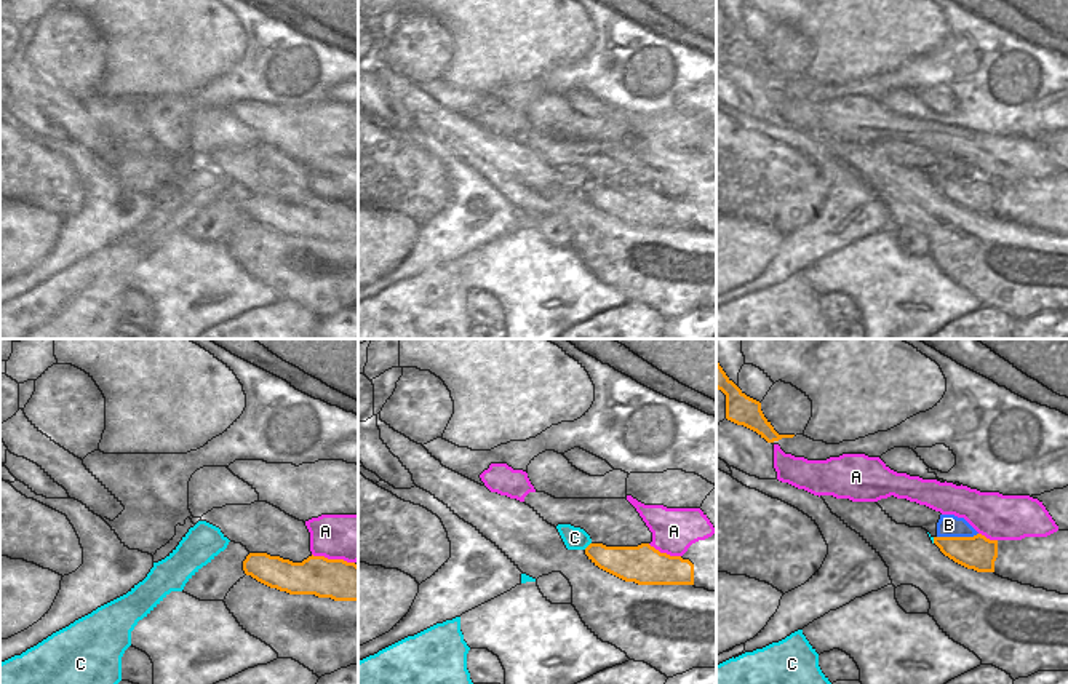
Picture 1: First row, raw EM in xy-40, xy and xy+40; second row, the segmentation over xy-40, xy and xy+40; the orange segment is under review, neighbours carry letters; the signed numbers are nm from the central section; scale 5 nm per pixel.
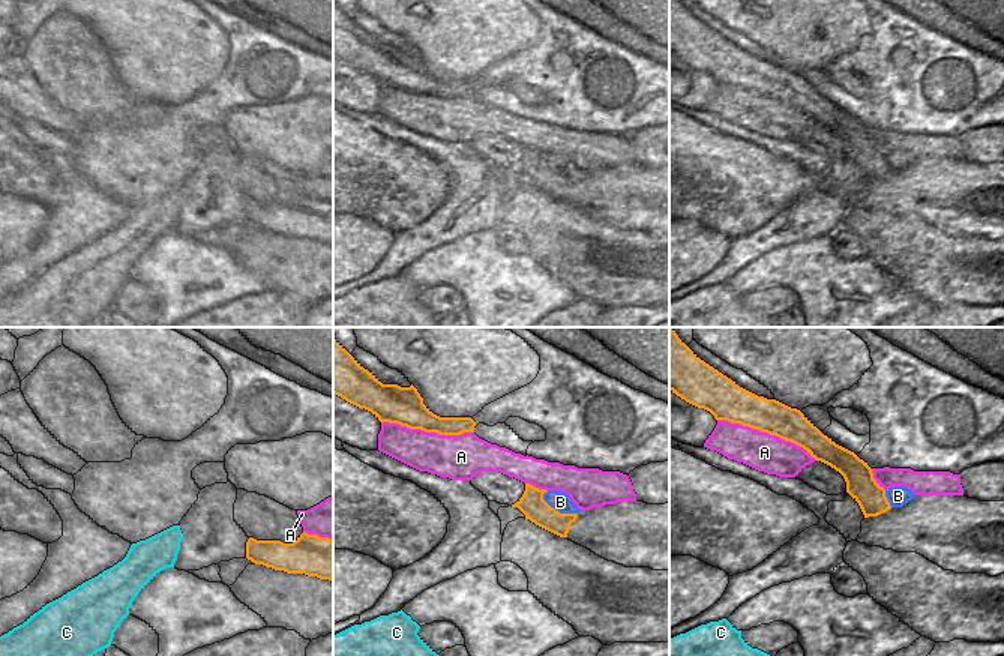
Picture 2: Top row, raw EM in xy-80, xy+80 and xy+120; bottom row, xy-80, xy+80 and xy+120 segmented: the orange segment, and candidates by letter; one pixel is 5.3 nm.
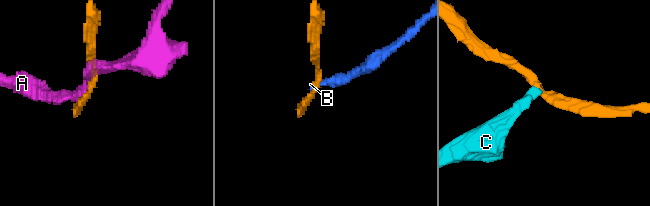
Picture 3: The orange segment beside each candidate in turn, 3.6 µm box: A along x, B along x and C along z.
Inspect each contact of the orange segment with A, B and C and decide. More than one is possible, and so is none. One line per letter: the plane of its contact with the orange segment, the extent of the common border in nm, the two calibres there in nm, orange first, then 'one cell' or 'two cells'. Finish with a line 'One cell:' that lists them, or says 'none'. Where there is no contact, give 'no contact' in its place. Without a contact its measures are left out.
A: xy-40 | 220 nm | 200/240 nm | two cells
B: xy+40 | 200 nm | 170/110 nm | two cells
C: xy | 50 nm | 180/110 nm | two cells
One cell: none

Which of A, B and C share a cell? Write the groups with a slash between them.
A / B C

